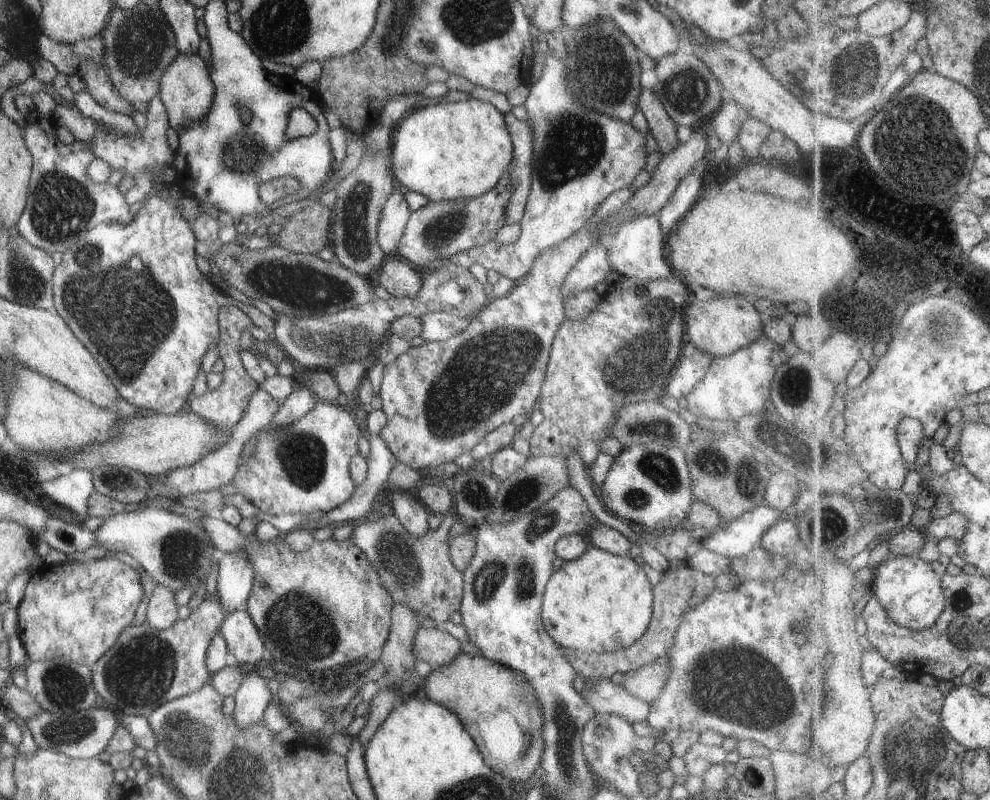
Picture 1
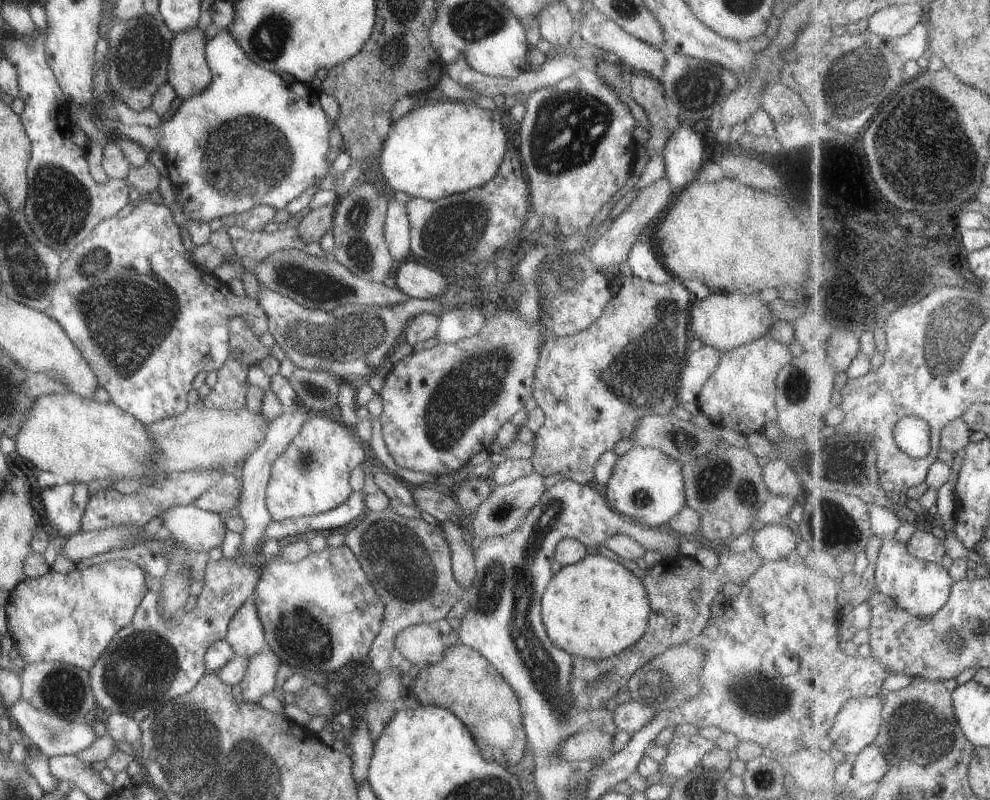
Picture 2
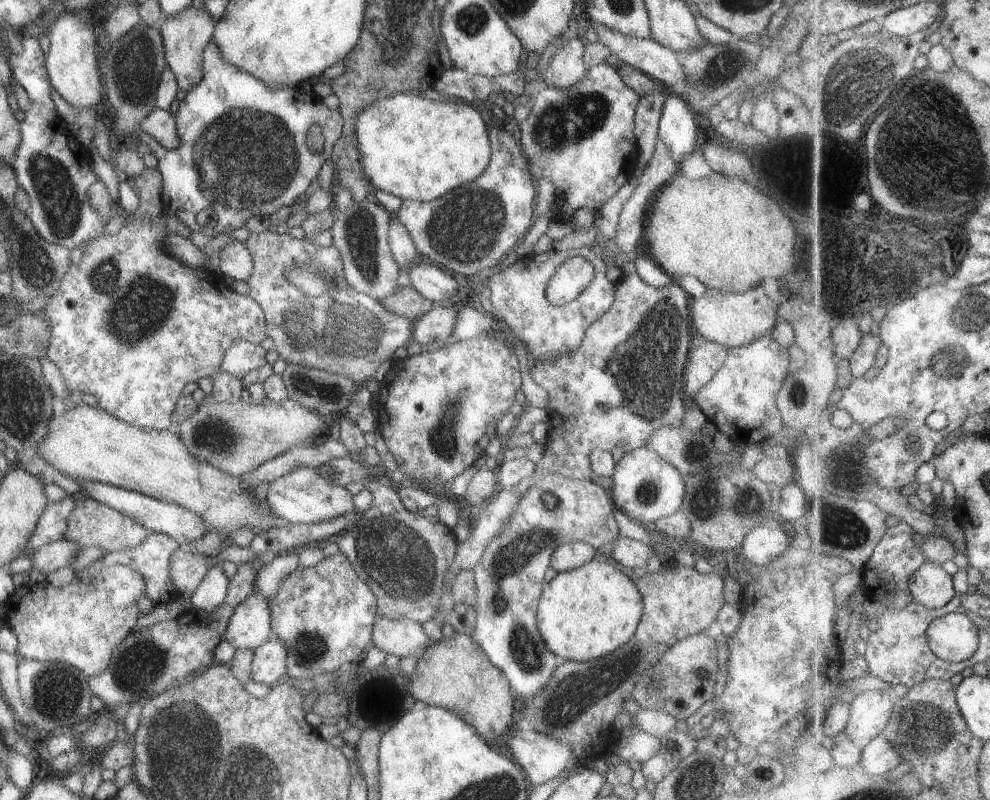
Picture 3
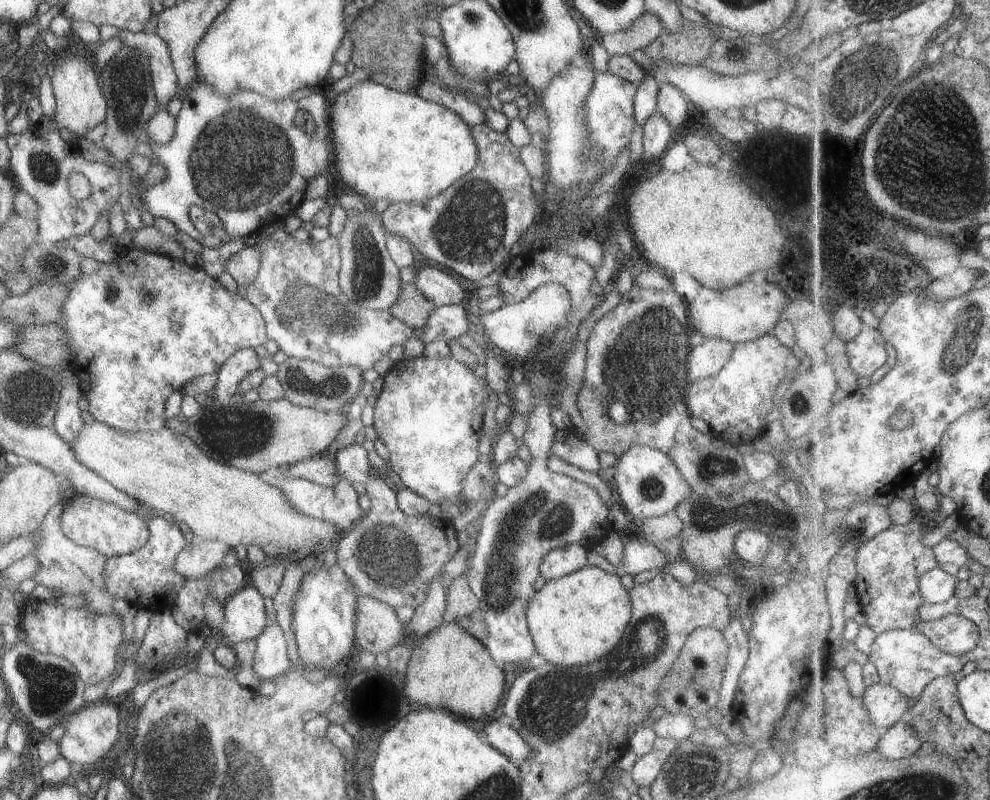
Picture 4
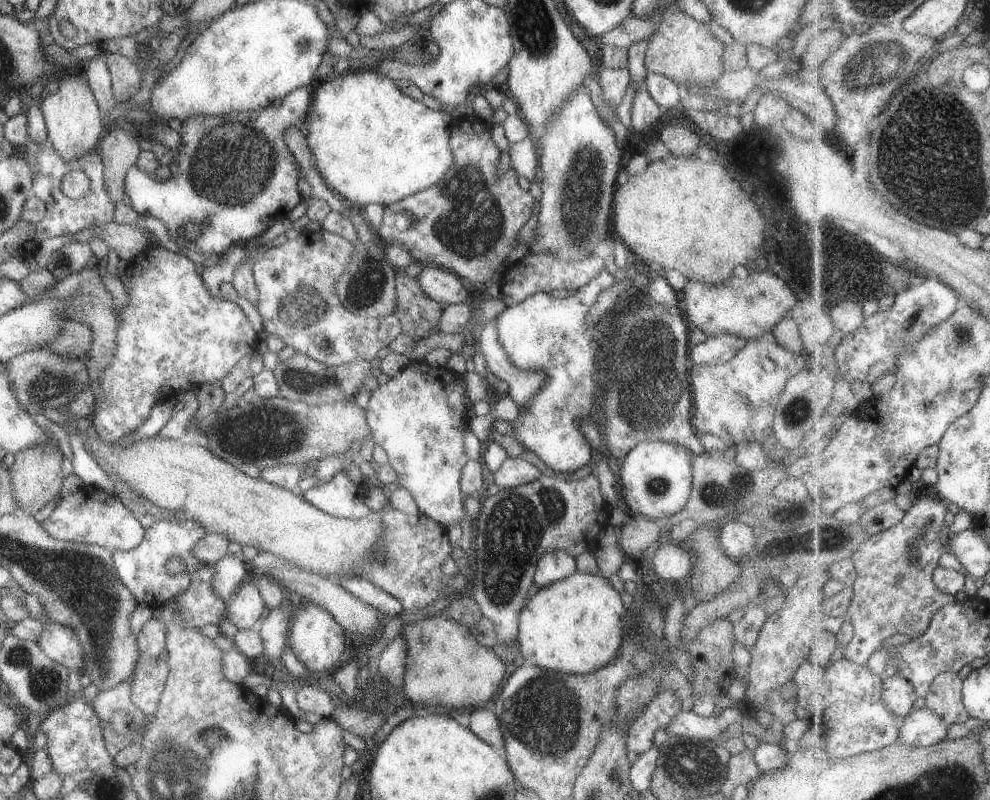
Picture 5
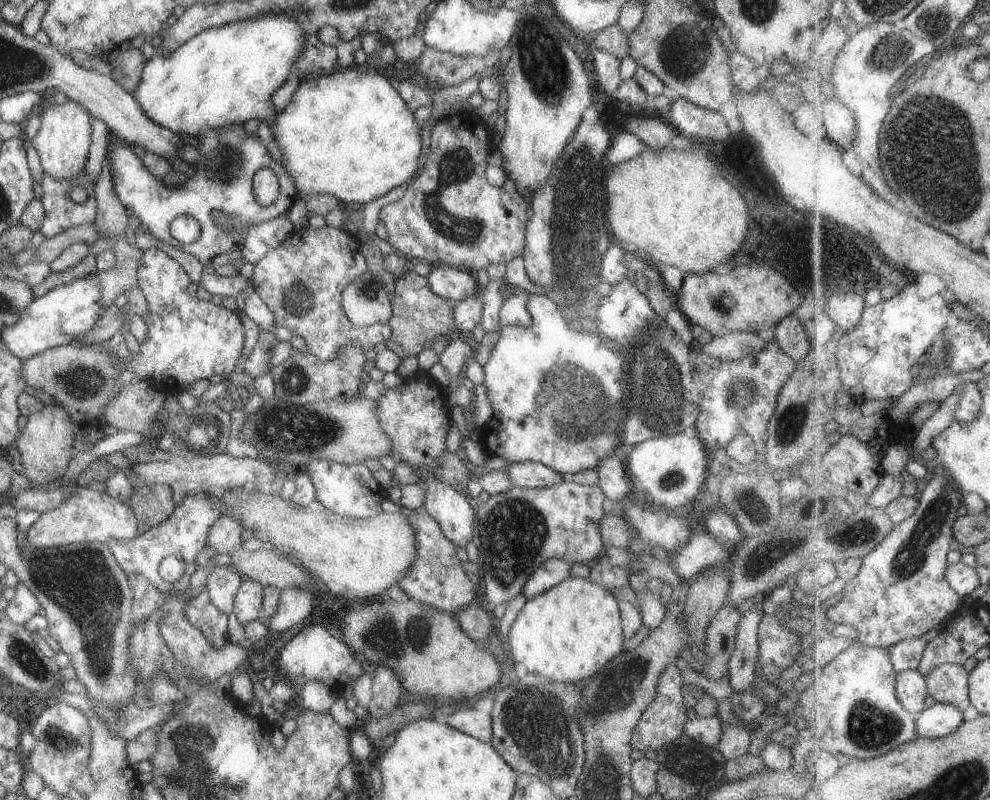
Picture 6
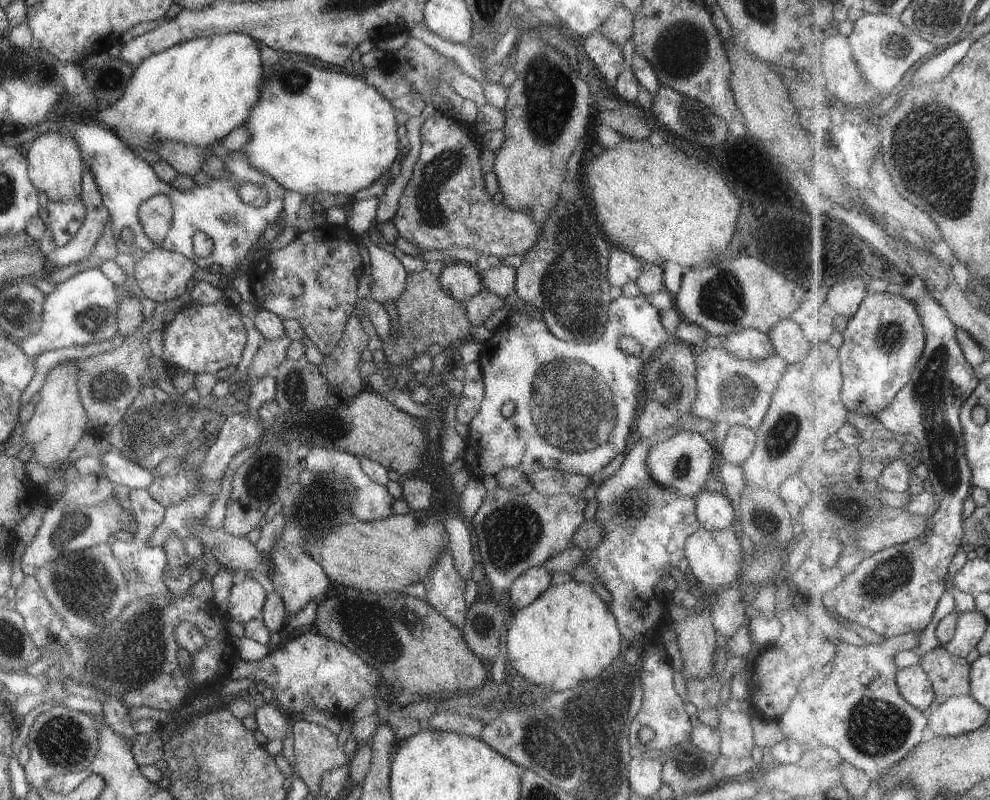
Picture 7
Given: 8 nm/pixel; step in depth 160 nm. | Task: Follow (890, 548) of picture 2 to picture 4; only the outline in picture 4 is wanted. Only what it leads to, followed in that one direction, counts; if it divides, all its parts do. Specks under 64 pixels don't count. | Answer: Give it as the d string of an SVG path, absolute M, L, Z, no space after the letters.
M941 566L921 576L920 590L926 603L941 604L956 596L956 576L947 574Z

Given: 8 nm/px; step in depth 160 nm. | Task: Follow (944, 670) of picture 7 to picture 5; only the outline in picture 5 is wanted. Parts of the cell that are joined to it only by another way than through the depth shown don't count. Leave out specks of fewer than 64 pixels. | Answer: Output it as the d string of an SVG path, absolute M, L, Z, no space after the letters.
M945 672L934 679L925 698L926 707L943 717L951 726L969 720L971 714L964 704L964 681L955 672Z

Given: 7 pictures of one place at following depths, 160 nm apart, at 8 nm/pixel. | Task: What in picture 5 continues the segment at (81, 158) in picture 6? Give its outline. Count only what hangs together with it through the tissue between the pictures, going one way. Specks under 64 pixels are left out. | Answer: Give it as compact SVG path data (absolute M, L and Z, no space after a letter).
M63 74L57 82L57 92L44 94L37 105L47 130L45 139L51 144L53 150L57 150L57 154L63 160L79 159L79 156L95 149L96 143L104 133L100 120L101 112L97 108L93 92L85 82L81 81L81 78L72 74Z

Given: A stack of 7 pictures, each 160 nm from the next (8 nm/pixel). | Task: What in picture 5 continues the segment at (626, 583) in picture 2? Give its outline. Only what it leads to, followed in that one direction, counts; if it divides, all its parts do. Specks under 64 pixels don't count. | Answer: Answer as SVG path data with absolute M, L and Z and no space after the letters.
M553 550L545 552L536 563L533 584L537 592L529 596L525 608L517 618L517 638L519 654L525 664L539 666L546 670L555 670L567 674L591 673L607 664L621 644L621 632L624 626L626 612L621 596L612 588L609 581L601 576L577 572L575 554Z

